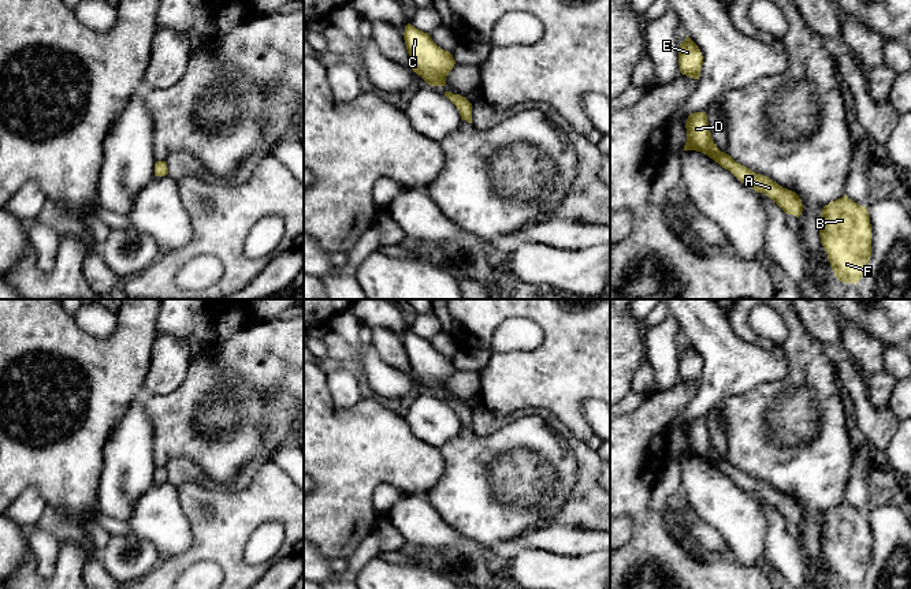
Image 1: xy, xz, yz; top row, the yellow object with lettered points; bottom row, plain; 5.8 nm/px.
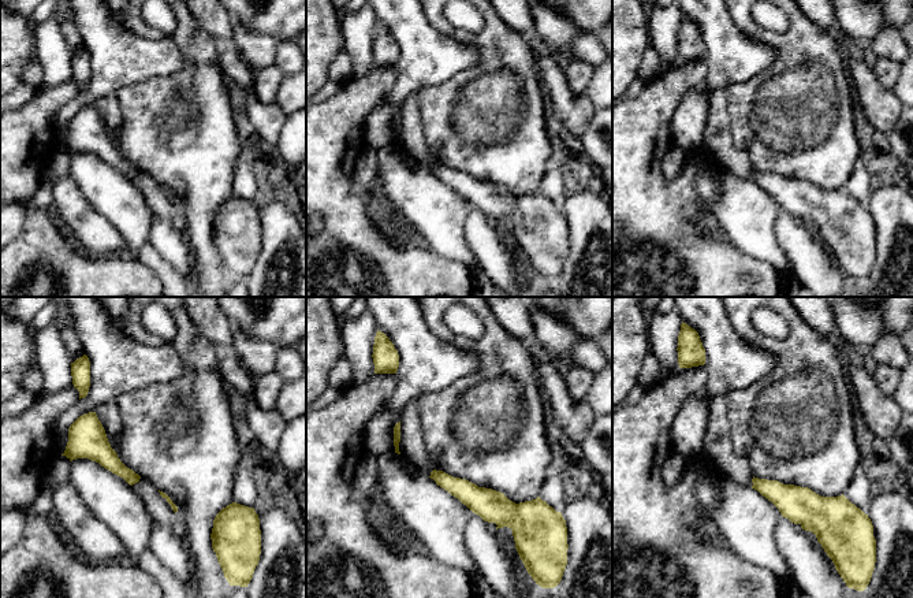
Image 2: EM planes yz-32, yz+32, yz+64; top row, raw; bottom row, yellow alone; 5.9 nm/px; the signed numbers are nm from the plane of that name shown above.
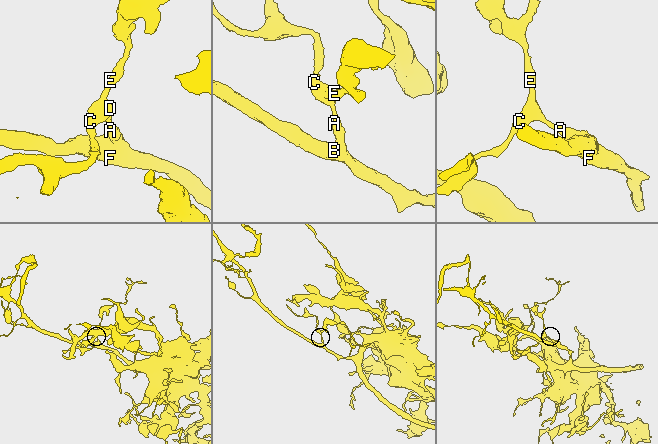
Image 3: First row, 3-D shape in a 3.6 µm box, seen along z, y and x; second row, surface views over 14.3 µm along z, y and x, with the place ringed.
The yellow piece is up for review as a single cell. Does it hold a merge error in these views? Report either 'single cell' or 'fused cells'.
single cell

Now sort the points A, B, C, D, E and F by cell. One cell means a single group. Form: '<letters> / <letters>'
A B C D E F

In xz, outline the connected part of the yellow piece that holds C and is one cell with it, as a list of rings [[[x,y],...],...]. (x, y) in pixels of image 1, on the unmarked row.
[[[410,329],[405,332],[404,346],[410,364],[410,374],[431,392],[445,392],[453,376],[453,361],[438,353],[428,339]]]

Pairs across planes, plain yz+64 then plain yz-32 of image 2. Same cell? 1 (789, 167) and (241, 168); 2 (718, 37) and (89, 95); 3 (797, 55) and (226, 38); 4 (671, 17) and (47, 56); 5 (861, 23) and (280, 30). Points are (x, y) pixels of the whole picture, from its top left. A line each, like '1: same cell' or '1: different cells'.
1: different cells
2: same cell
3: different cells
4: same cell
5: different cells

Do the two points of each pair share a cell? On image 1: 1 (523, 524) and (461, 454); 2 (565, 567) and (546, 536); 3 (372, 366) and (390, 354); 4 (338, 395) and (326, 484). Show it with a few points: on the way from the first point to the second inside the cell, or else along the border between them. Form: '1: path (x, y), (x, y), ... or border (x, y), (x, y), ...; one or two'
1: path (501, 519), (467, 485), (467, 476); one
2: border (525, 548), (545, 548), (558, 554), (588, 552); two
3: border (370, 345), (385, 362), (408, 373); two
4: border (326, 377), (335, 407), (352, 407), (361, 399); two

